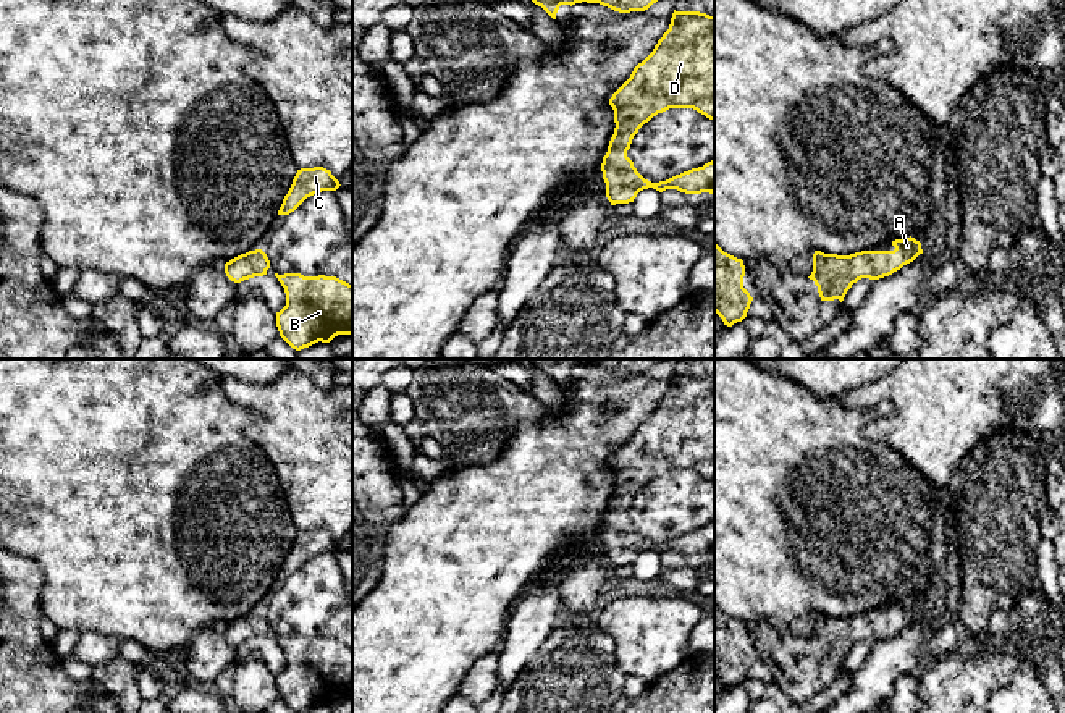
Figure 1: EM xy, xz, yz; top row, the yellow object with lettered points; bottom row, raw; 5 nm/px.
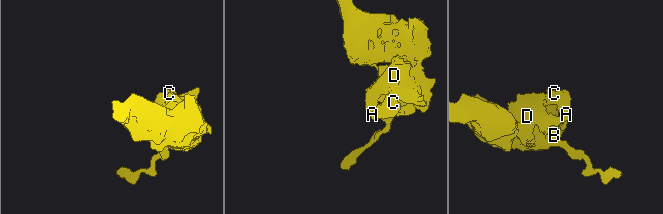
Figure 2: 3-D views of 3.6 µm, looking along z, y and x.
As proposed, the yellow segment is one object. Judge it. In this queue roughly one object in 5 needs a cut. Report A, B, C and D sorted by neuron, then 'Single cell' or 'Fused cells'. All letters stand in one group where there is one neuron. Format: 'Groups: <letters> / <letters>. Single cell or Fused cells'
Groups: A B C D. Single cell

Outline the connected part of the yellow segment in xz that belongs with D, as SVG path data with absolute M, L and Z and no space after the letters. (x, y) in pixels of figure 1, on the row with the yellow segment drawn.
M674 10L669 29L612 94L609 105L616 128L601 171L611 205L634 202L648 188L713 194L714 160L651 183L637 171L627 150L638 129L669 108L693 108L714 121L714 16Z

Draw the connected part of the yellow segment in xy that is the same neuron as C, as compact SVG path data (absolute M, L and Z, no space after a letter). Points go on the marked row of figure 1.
M323 167L301 168L297 170L291 188L283 199L278 215L289 215L307 197L322 191L336 191L339 186L339 181Z

